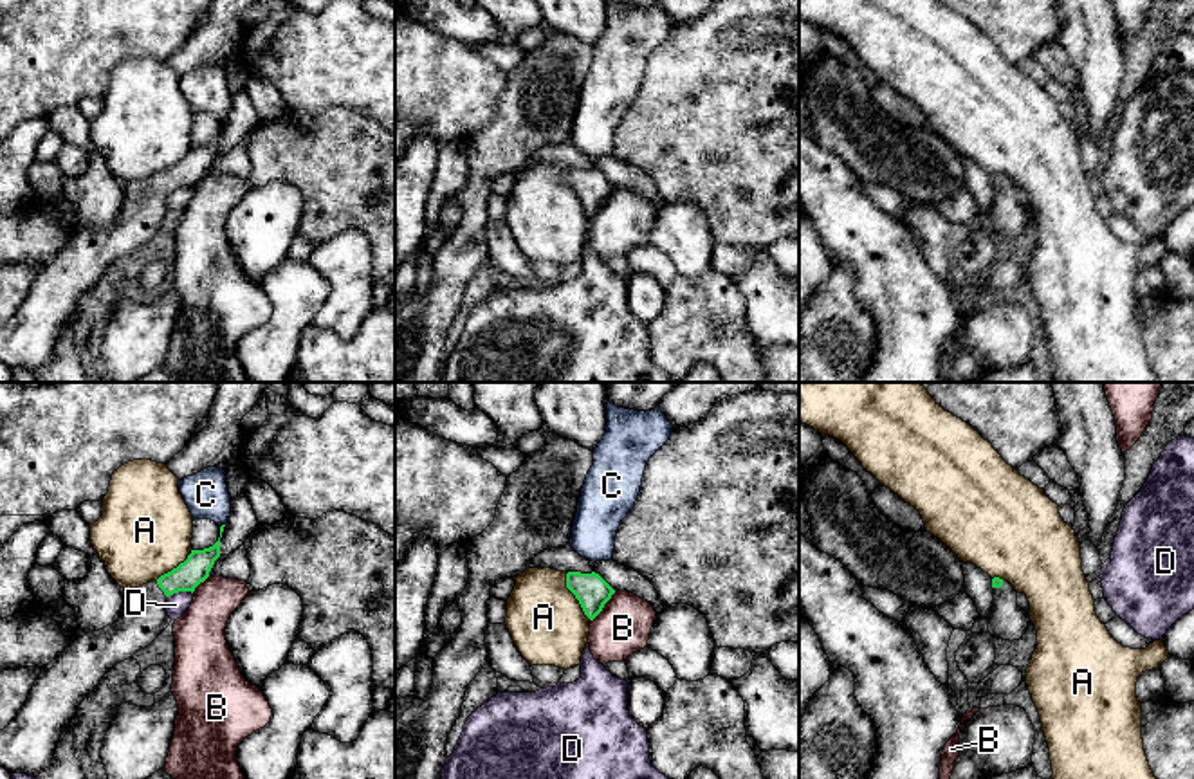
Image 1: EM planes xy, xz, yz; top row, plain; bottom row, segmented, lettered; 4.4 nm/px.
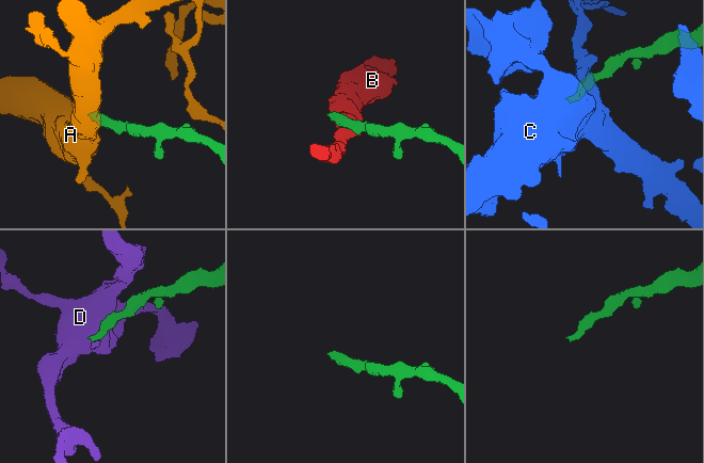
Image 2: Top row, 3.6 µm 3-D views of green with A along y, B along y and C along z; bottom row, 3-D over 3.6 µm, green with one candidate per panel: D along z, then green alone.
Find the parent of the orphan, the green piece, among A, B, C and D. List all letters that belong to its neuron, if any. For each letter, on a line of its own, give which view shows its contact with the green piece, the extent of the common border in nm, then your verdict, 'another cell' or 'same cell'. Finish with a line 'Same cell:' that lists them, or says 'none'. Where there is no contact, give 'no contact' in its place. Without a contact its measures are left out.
A: xz | 240 nm | another cell
B: xz | 180 nm | another cell
C: xy | 30 nm | another cell
D: xy | 110 nm | another cell
Same cell: none

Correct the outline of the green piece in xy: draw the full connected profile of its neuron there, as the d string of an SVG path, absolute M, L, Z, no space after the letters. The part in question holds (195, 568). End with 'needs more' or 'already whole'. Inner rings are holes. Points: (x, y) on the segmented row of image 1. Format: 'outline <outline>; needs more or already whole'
outline M218 541L191 550L188 559L157 581L124 590L119 619L99 631L78 628L65 651L41 669L25 703L0 730L0 766L38 777L51 766L61 734L81 701L119 662L148 647L171 622L164 602L179 591L195 591L220 557Z; needs more

